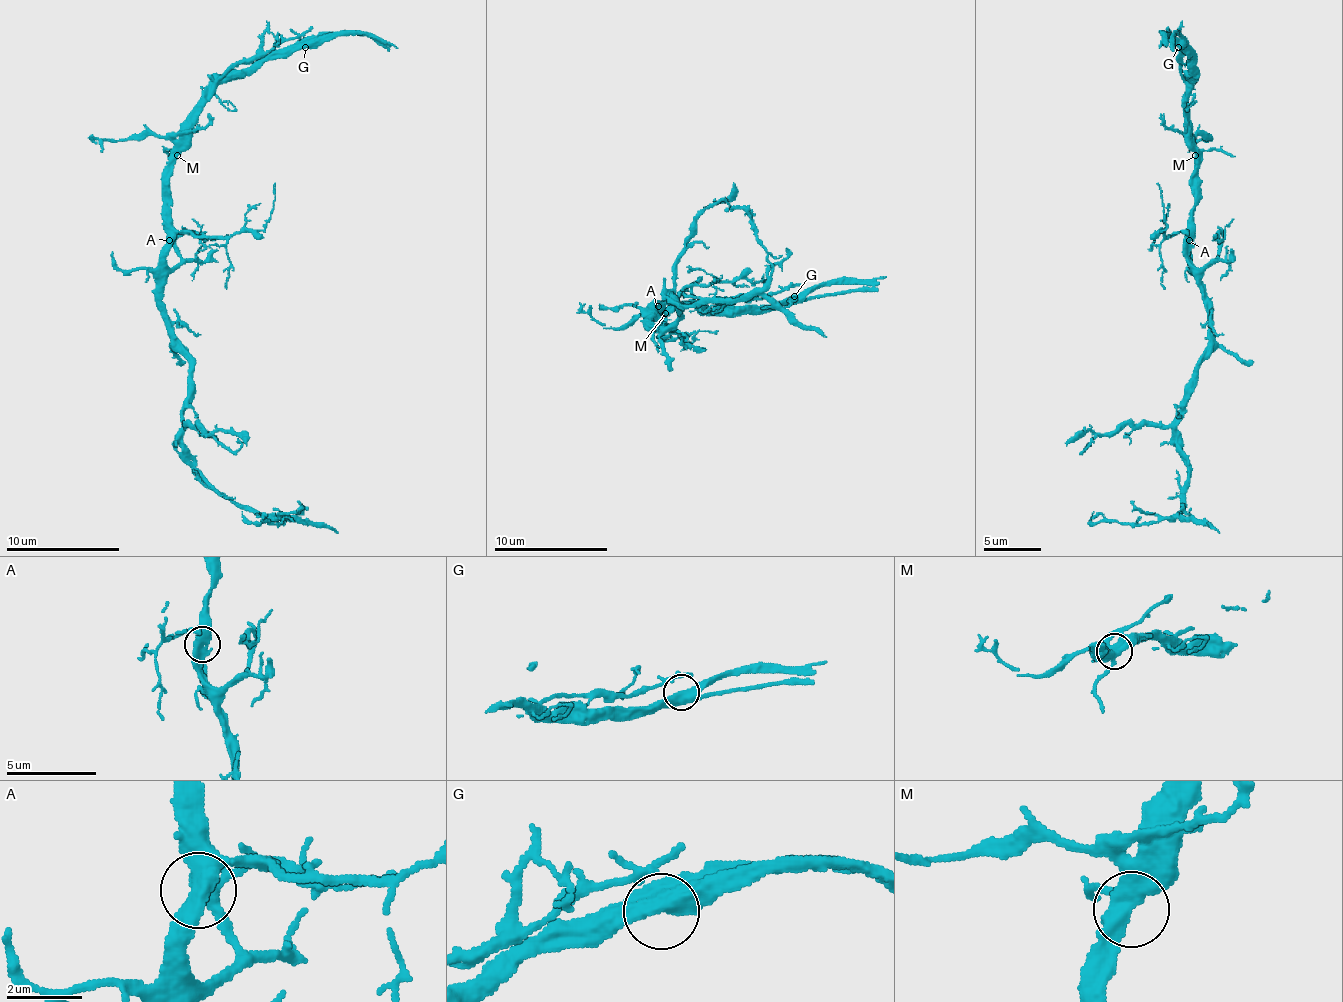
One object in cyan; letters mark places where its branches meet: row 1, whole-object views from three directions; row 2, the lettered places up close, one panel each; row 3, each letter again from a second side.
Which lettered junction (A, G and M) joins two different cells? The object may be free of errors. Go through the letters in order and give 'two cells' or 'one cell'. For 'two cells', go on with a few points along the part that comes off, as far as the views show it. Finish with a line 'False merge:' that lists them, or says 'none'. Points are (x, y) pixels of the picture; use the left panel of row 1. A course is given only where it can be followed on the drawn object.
A: one cell
G: one cell
M: one cell
False merge: none

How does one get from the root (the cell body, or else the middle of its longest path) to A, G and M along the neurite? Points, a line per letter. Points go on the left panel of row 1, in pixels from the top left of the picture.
A: (163, 281), (163, 247), (168, 241)
G: (163, 281), (168, 155), (180, 135), (180, 124), (220, 81), (251, 75), (268, 58), (285, 58), (305, 47)
M: (163, 281), (168, 164), (177, 155)

